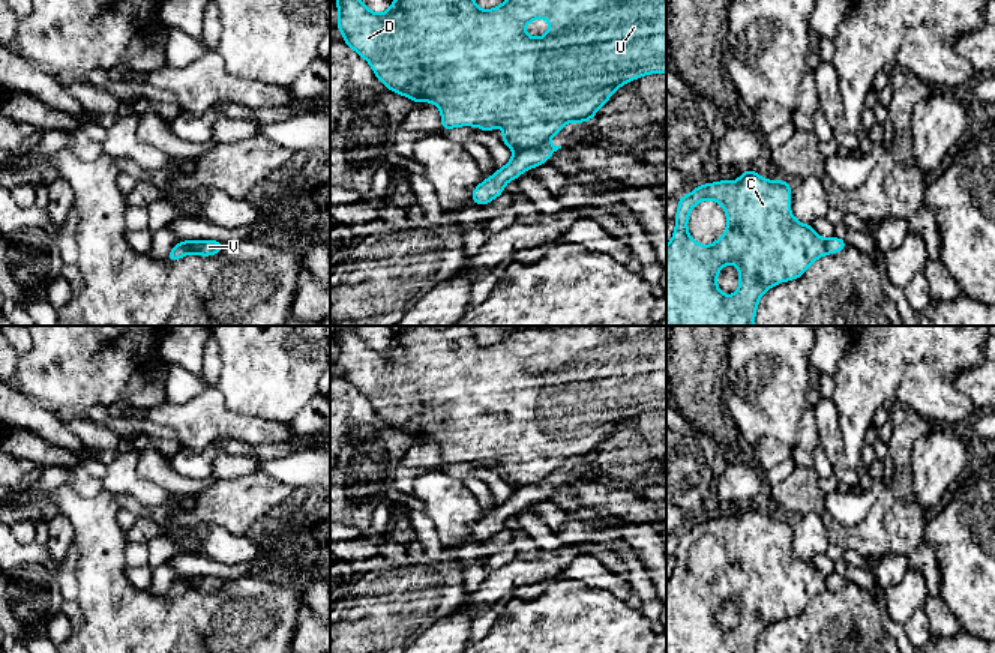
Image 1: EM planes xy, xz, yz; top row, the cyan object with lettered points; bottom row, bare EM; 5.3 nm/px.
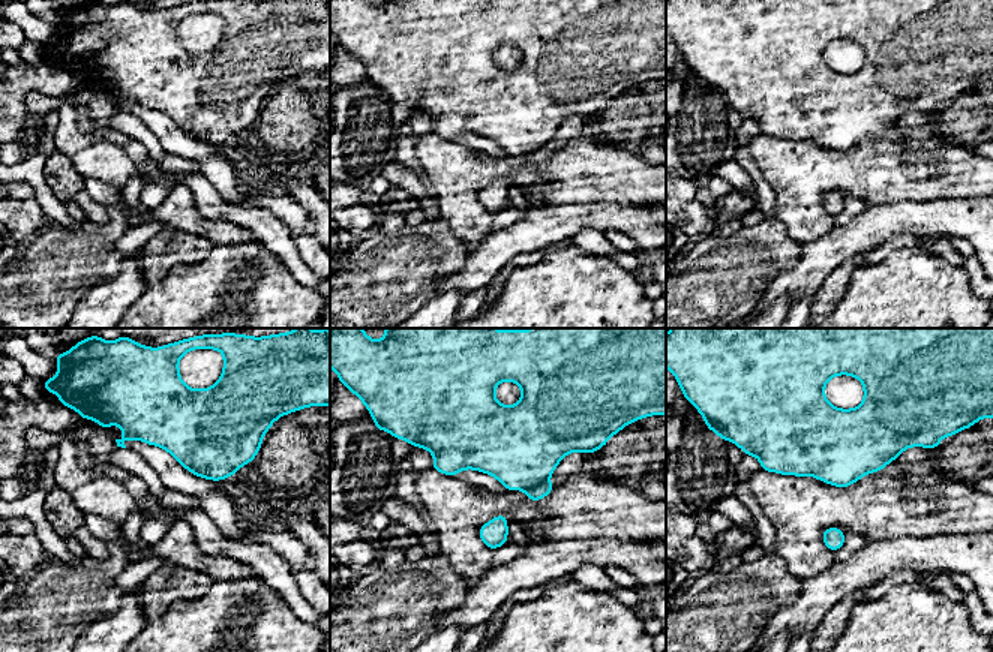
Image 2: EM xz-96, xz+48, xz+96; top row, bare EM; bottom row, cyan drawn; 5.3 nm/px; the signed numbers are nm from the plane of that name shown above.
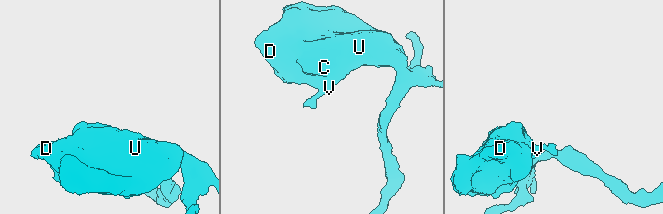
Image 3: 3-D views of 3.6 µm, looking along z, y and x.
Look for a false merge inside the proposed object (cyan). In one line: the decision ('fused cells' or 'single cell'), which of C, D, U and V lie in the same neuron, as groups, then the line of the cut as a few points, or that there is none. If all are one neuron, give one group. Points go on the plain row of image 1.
fused cells; C D U / V; cut in xz along (547, 476), (539, 482), (515, 488)

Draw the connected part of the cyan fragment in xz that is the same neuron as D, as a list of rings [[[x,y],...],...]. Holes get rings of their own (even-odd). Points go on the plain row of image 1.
[[[353,326],[332,338],[339,344],[336,365],[344,371],[344,378],[371,401],[375,413],[390,428],[410,434],[416,440],[435,440],[441,447],[441,467],[479,462],[483,468],[491,468],[494,462],[498,462],[504,467],[501,477],[513,488],[540,483],[566,459],[590,458],[615,426],[626,419],[648,410],[666,410],[666,326],[560,326],[557,329],[522,326],[509,330],[500,342],[488,347],[477,344],[471,326],[447,326],[441,330],[434,326],[410,326],[396,332],[390,344],[380,351],[363,341]],[[537,354],[548,357],[549,368],[534,375],[524,368],[524,363]]]

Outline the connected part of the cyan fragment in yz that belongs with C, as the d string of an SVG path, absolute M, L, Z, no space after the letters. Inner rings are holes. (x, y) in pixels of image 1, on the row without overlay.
M750 504L735 518L699 521L678 536L675 566L666 581L666 653L755 653L767 626L800 614L813 597L827 590L825 576L813 563L791 551L788 516L768 516ZM704 536L714 536L726 548L725 570L708 582L695 578L687 567L690 546ZM729 599L740 606L740 623L734 630L725 632L717 624L717 609Z

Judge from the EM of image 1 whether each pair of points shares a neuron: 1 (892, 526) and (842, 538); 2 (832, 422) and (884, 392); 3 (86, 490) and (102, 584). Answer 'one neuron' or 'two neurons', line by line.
1: one neuron
2: two neurons
3: two neurons

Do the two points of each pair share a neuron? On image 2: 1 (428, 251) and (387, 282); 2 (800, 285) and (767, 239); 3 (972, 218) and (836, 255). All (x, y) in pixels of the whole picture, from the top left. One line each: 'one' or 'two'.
1: one
2: two
3: one

